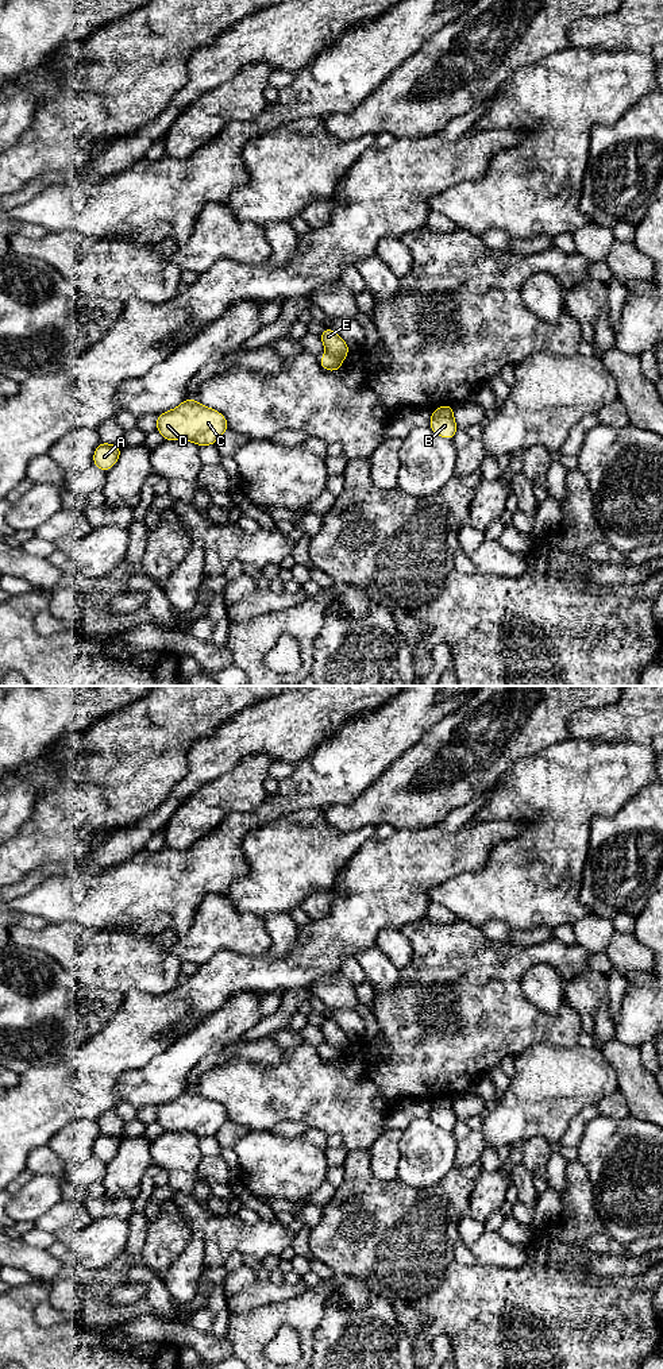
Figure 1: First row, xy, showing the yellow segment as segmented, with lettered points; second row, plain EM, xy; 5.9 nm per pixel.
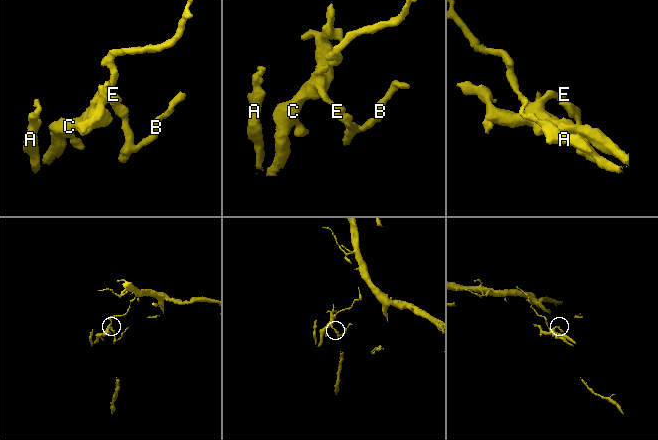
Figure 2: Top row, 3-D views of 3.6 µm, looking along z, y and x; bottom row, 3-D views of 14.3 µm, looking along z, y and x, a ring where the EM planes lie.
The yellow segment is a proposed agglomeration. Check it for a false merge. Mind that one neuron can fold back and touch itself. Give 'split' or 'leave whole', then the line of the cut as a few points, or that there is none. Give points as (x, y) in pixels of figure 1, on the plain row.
split; cut in xy along (326, 1042), (342, 1051)

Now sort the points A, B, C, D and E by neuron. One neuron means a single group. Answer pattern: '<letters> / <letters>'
A C D E / B

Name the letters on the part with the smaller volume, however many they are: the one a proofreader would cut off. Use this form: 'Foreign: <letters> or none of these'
Foreign: A, C, D, E

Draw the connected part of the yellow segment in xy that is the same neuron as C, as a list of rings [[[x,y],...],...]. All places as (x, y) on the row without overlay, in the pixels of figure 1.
[[[190,1090],[157,1108],[157,1122],[165,1131],[189,1131],[200,1138],[215,1135],[227,1121],[220,1103]]]

